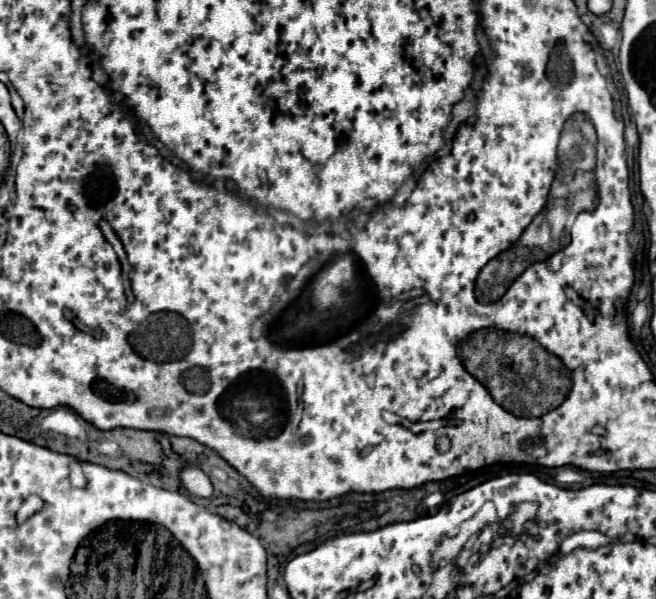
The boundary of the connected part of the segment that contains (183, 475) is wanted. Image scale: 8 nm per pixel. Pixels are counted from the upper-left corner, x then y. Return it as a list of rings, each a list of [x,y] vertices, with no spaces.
[[[191,465],[181,467],[179,479],[185,485],[185,489],[195,497],[211,497],[213,495],[213,485],[199,467],[191,467]]]

